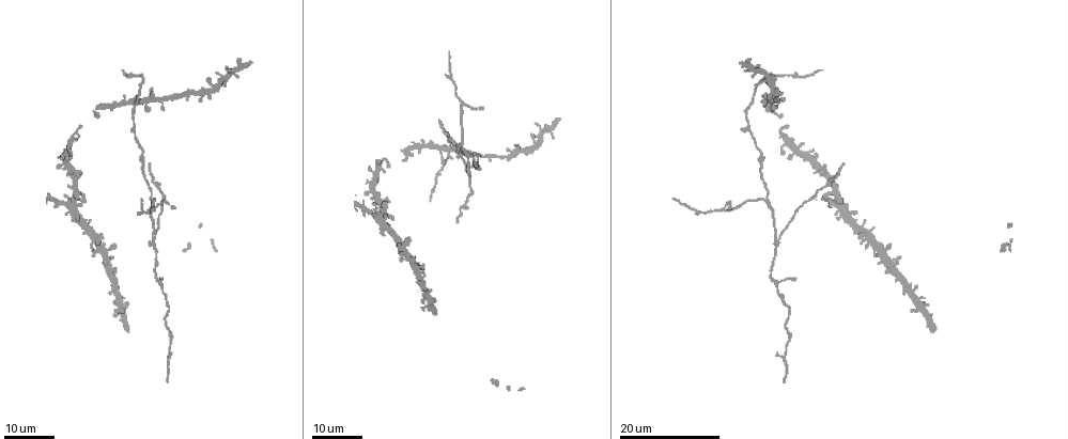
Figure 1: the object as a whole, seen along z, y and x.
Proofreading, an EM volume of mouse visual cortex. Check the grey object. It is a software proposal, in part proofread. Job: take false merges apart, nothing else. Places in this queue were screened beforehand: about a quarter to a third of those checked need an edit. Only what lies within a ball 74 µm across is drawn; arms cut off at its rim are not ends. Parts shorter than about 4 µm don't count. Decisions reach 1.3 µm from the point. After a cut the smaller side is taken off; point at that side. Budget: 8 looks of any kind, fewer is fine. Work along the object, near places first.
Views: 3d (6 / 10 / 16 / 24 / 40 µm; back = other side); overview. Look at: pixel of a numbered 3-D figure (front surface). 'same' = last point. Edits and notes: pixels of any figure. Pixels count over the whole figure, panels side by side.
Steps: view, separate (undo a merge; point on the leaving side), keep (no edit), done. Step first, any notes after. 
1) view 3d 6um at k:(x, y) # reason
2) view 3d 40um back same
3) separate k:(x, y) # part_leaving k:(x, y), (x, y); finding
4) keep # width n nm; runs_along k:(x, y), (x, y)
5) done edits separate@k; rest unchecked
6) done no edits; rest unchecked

view 3d 24um at 1:(153, 241) # four or more arms meet

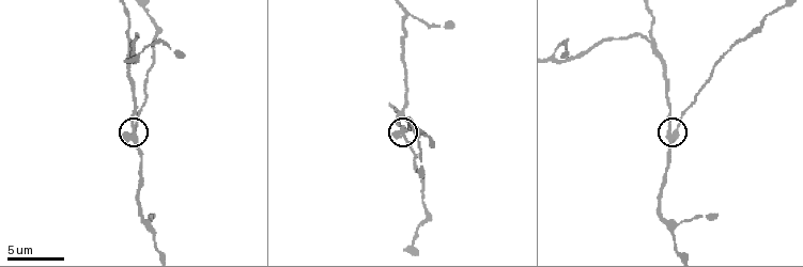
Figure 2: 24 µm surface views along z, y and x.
view 3d 10um at 2:(674, 131)

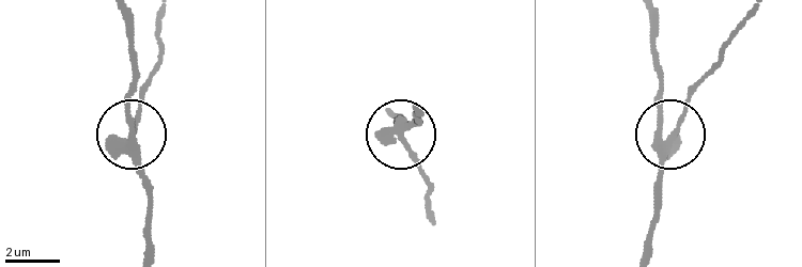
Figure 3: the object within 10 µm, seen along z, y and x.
view 3d 6um at 3:(673, 135)

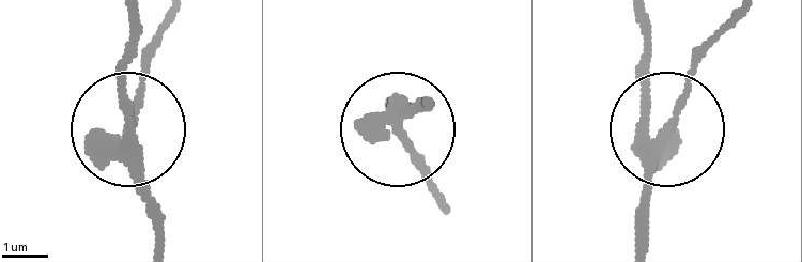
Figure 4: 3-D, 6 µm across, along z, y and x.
keep # width 310 nm; all the same neuron

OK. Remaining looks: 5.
view 3d 16um at 2:(137, 59) # thin arm on a thick one

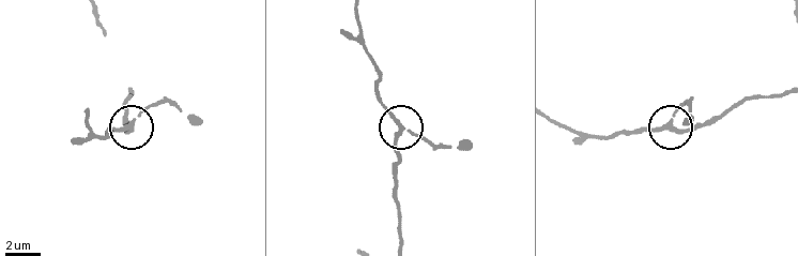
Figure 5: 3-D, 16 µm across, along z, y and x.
view 3d 16um back at 5:(130, 125)

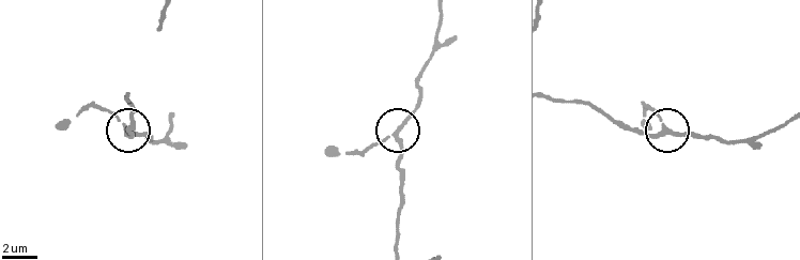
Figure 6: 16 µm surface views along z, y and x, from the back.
keep # arms 3; runs_along 6:(399, 245), (398, 131), (366, 153); all the same neuron

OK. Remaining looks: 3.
view 3d 10um at 2:(654, 43) # a fork

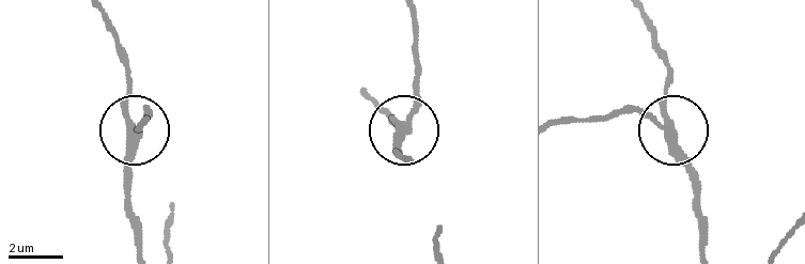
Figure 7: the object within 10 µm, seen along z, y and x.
view 3d 6um at 7:(409, 125) # zoom in

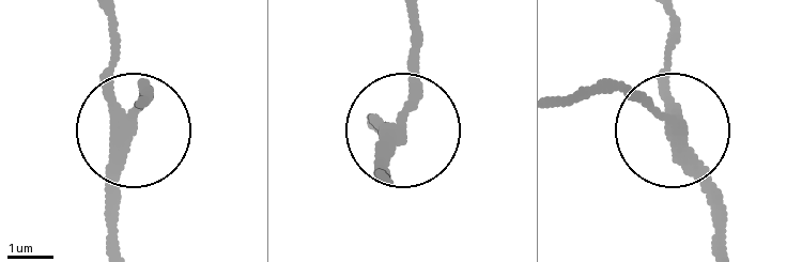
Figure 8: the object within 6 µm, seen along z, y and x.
keep # arms 3; runs_along 8:(668, 15), (668, 122), (607, 83), (561, 95); one neuron here

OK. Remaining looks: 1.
done no edits; rest unchecked

